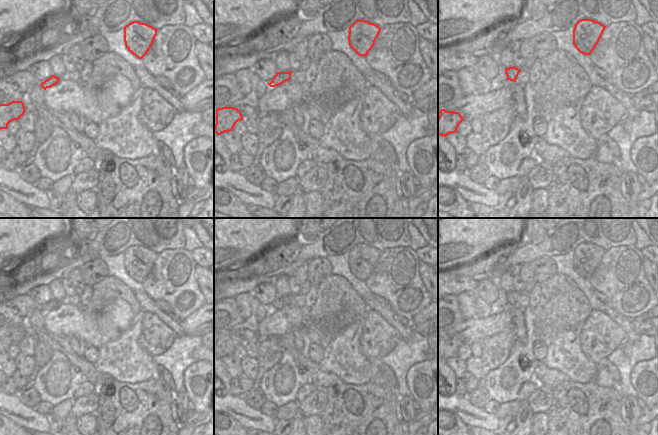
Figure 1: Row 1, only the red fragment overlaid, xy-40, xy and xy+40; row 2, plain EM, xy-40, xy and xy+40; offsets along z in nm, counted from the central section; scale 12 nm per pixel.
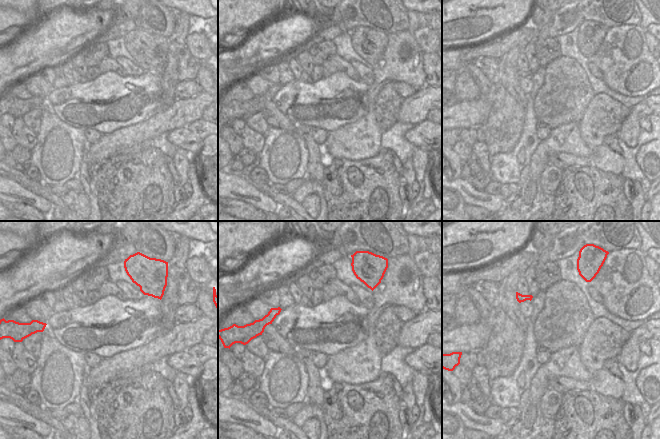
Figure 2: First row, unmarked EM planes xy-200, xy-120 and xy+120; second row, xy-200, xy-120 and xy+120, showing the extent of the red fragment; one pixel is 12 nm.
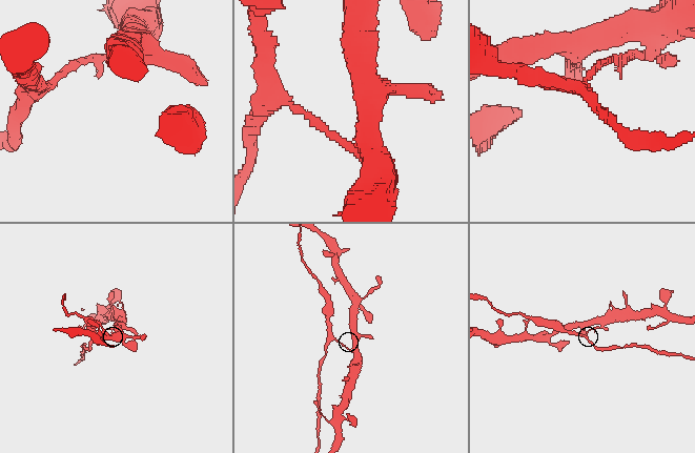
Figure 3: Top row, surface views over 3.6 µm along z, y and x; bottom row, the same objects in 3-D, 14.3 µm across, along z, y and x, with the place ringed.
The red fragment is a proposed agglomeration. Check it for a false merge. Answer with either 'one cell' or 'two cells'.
two cells

